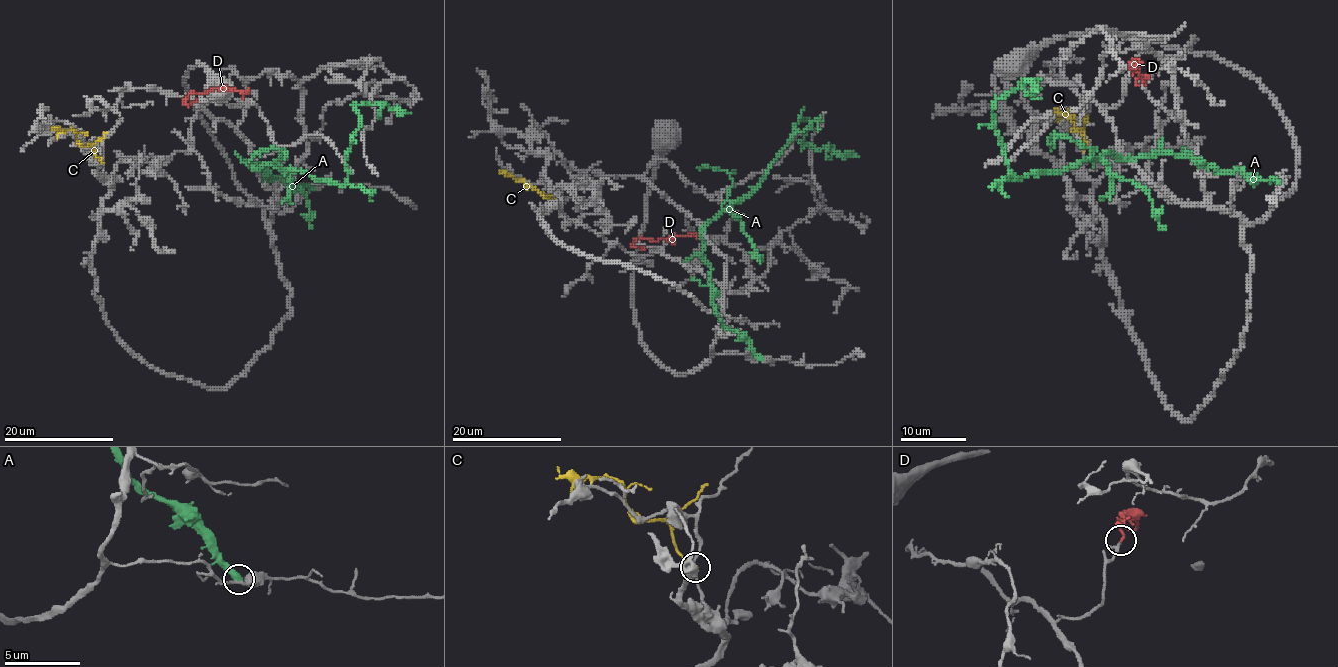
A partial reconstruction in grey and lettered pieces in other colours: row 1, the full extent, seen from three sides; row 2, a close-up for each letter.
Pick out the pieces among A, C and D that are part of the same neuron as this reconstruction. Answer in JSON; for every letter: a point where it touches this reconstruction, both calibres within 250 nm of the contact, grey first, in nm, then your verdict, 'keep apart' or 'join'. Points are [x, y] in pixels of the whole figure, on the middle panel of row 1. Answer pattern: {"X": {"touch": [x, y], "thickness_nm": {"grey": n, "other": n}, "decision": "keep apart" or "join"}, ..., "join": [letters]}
{"A": {"touch": [761, 359], "thickness_nm": {"grey": 240, "other": 480}, "decision": "keep apart"}, "C": {"touch": [549, 194], "thickness_nm": {"grey": 200, "other": 200}, "decision": "keep apart"}, "D": {"touch": [691, 235], "thickness_nm": {"grey": 130, "other": 170}, "decision": "join"}, "join": ["D"]}

